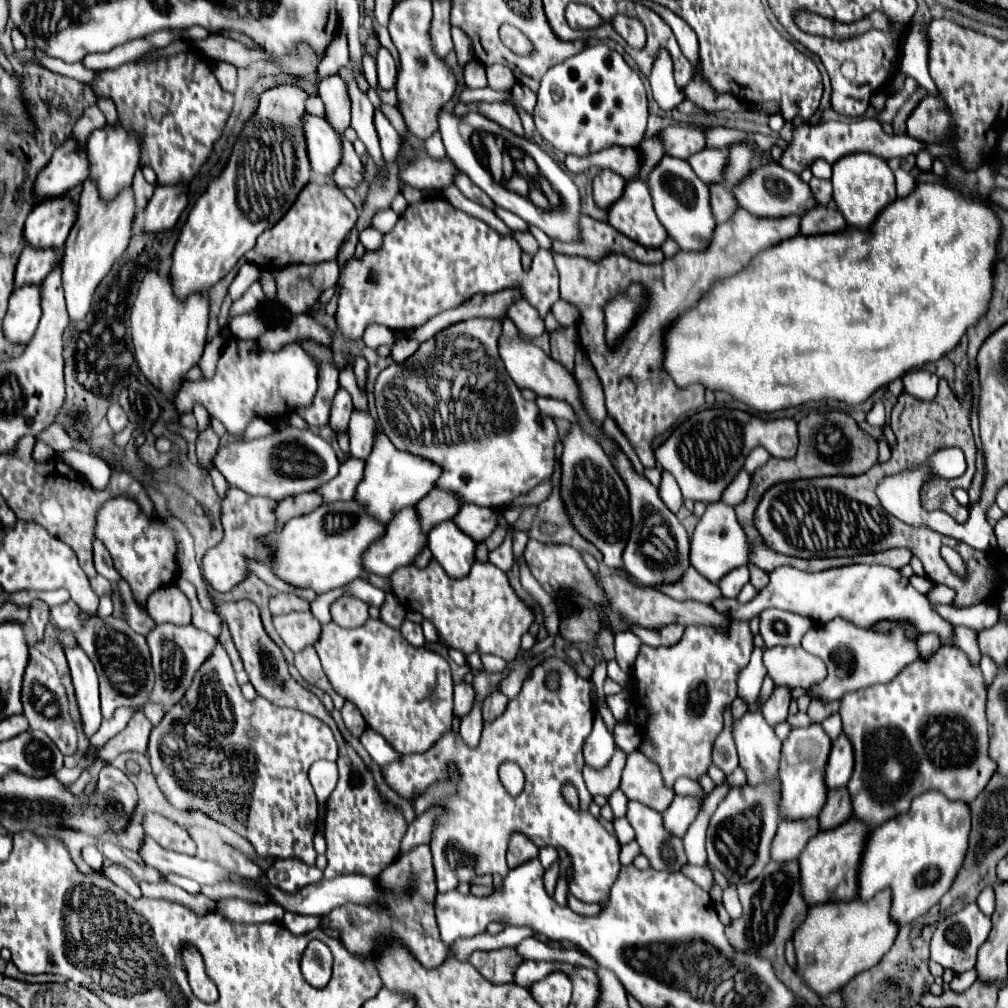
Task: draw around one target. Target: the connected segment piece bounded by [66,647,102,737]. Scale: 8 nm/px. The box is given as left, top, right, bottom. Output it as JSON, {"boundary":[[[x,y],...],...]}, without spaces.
{"boundary":[[[82,647],[66,649],[66,659],[70,665],[70,673],[72,673],[80,713],[82,713],[84,733],[86,733],[86,737],[92,737],[94,731],[102,723],[100,699],[98,699],[98,675],[96,675],[94,663],[90,663],[90,659],[82,651]]]}

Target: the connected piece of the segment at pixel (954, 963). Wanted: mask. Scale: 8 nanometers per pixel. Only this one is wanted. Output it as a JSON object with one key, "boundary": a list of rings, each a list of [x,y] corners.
{"boundary":[[[970,903],[968,907],[964,907],[962,911],[950,915],[948,919],[944,919],[930,941],[930,959],[936,961],[938,965],[942,965],[944,969],[952,969],[954,973],[964,973],[974,969],[976,965],[976,951],[980,949],[980,945],[988,939],[988,933],[992,929],[990,917],[986,917],[976,903]]]}

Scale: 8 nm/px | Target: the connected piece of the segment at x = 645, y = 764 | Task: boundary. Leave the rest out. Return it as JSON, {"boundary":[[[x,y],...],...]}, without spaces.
{"boundary":[[[634,751],[628,755],[626,767],[622,771],[620,789],[630,801],[640,801],[642,805],[662,813],[674,799],[674,791],[664,785],[662,773],[658,771],[658,765],[650,761],[640,751]]]}

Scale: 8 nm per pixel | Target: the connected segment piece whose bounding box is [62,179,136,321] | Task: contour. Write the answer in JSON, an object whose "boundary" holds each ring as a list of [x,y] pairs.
{"boundary":[[[86,179],[82,183],[82,195],[78,205],[78,219],[66,239],[62,257],[62,285],[68,293],[68,315],[72,321],[86,317],[92,305],[94,289],[108,275],[114,261],[126,251],[132,237],[132,221],[136,215],[132,187],[122,189],[116,199],[104,201],[92,179]]]}

